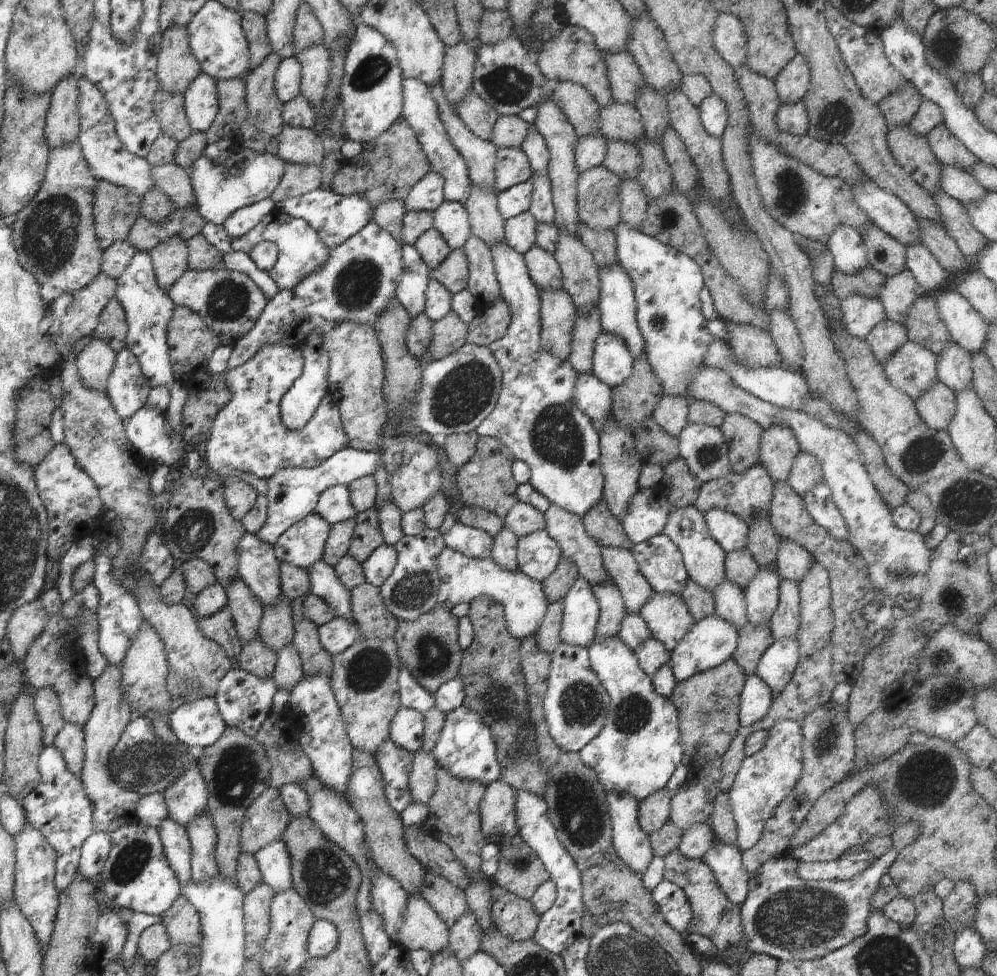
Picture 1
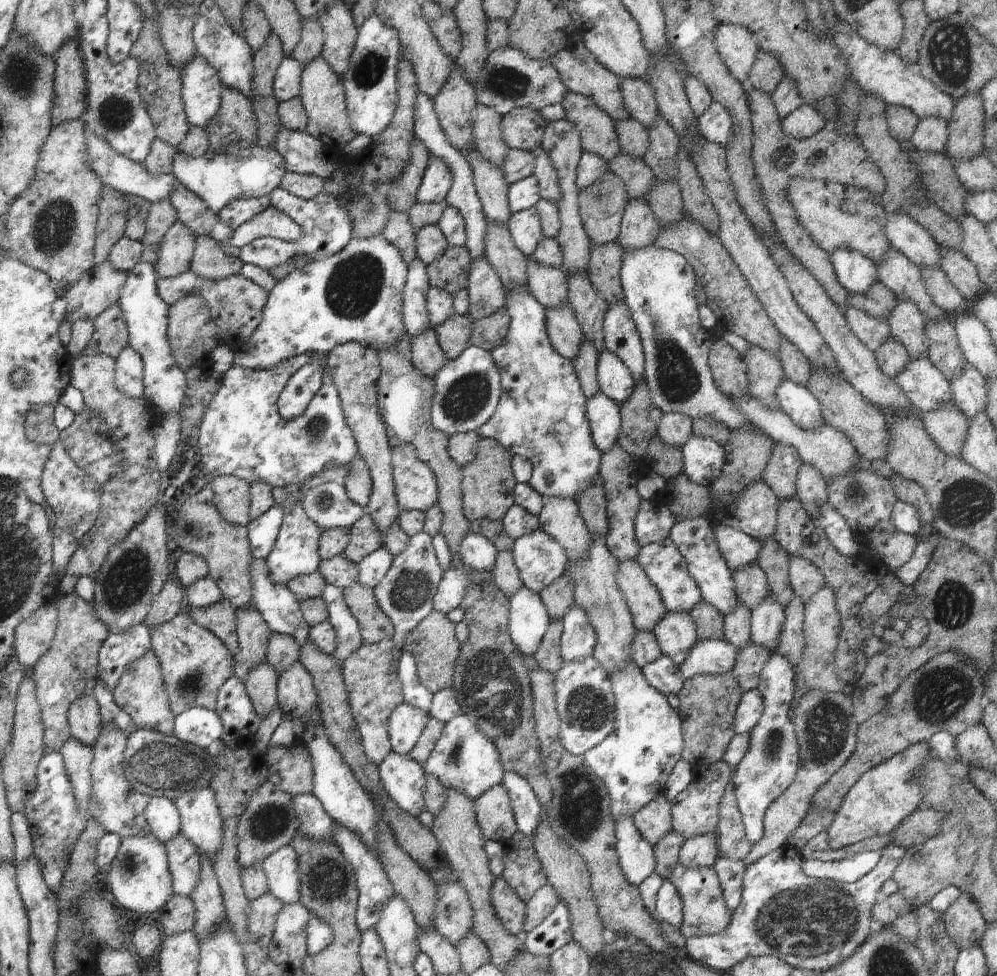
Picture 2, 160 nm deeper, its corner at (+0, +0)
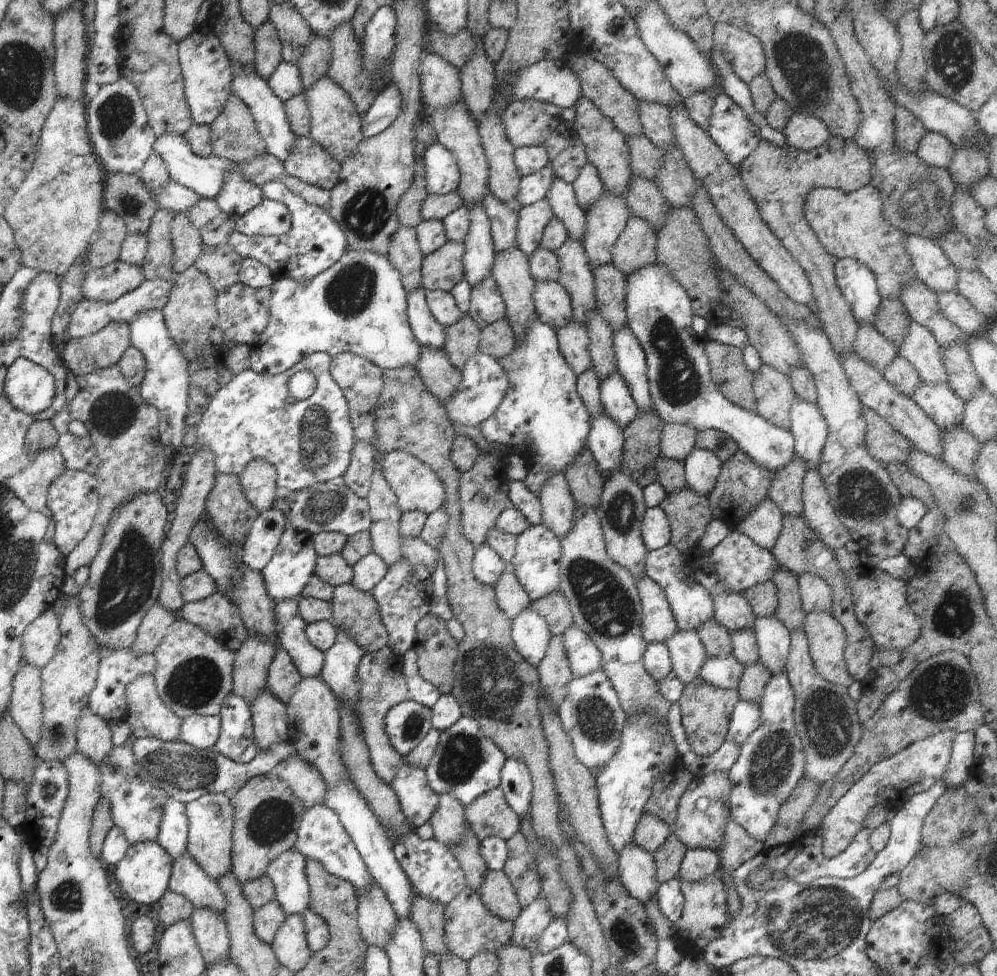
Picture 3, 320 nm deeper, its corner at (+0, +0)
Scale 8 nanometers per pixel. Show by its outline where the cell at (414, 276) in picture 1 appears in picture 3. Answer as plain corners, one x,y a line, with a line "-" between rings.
423,288
407,294
407,315
413,335
421,347
444,350
447,332
432,316

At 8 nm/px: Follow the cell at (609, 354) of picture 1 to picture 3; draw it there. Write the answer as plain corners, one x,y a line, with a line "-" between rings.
616,372
600,382
603,410
623,430
639,413
624,379

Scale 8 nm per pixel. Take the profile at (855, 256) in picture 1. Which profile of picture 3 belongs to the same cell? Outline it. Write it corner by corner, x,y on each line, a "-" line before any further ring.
842,257
835,259
835,277
856,322
873,326
882,299
875,274
858,260

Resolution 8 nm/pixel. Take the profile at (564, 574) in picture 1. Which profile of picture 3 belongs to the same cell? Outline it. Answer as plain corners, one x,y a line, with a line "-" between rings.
560,590
540,600
531,601
529,607
546,619
552,636
562,636
574,624
568,601

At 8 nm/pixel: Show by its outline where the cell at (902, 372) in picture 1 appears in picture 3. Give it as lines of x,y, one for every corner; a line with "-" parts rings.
948,383
924,385
913,394
913,401
936,423
942,431
960,425
965,402

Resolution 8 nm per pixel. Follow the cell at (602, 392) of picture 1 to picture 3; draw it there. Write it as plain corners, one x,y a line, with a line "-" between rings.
605,412
592,418
586,446
595,458
604,480
620,470
624,446
623,430

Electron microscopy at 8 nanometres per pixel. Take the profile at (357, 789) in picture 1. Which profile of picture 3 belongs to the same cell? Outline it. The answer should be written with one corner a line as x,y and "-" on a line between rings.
414,891
409,918
421,934
427,954
440,956
450,952
445,941
444,913
444,903
435,903

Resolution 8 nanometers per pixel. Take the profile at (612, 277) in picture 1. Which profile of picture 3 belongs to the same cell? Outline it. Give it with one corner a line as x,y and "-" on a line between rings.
627,324
619,331
613,331
613,343
617,373
624,379
639,412
654,410
649,393
645,352

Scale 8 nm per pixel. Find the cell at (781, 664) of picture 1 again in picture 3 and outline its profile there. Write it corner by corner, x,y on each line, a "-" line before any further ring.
784,672
781,675
771,677
759,706
762,717
760,726
740,746
738,758
735,760
734,766
728,771
732,783
729,794
729,816
739,825
742,825
754,840
760,842
764,842
769,837
770,831
775,827
780,807
803,776
806,759
801,738
797,735
795,727
794,707
795,696
787,679
787,674

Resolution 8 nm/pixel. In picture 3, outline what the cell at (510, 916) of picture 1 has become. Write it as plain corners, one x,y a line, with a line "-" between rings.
488,869
482,877
482,884
476,890
484,906
497,917
514,922
521,913
517,894
503,871

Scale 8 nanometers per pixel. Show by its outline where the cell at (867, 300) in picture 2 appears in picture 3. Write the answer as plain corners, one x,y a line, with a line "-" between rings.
882,298
873,326
893,345
900,348
906,336
911,319
905,306
898,299

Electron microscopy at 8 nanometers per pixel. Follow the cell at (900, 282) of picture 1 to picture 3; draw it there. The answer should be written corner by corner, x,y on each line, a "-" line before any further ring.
911,320
899,355
918,371
924,385
937,385
949,382
941,359
941,348
926,327

